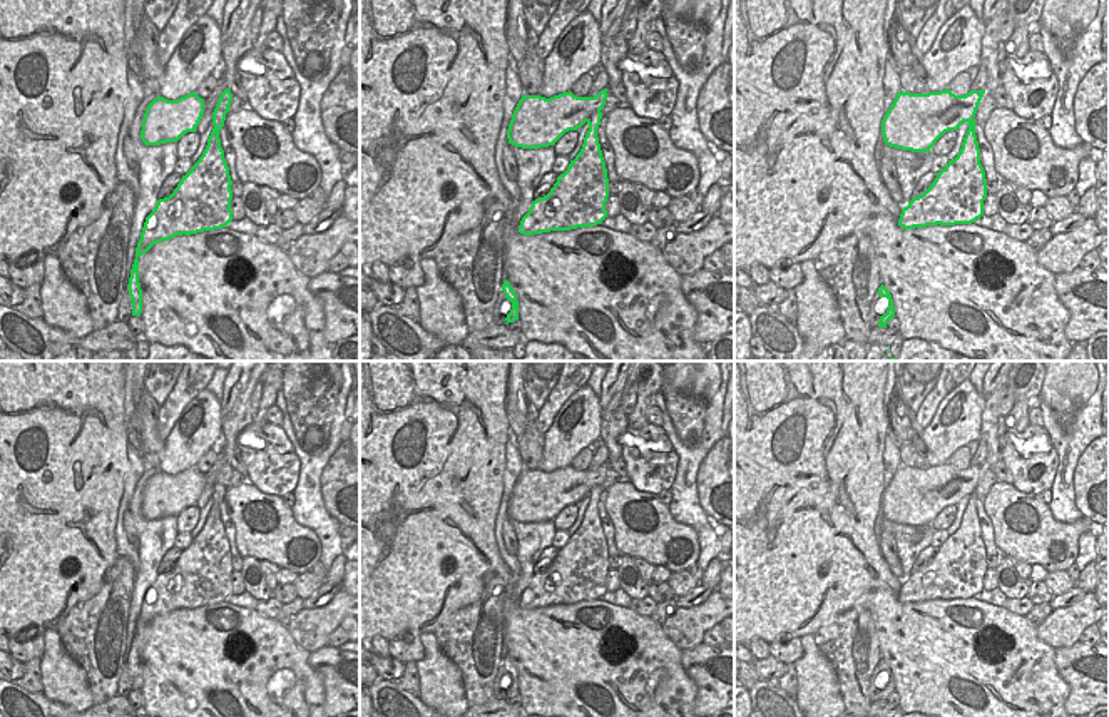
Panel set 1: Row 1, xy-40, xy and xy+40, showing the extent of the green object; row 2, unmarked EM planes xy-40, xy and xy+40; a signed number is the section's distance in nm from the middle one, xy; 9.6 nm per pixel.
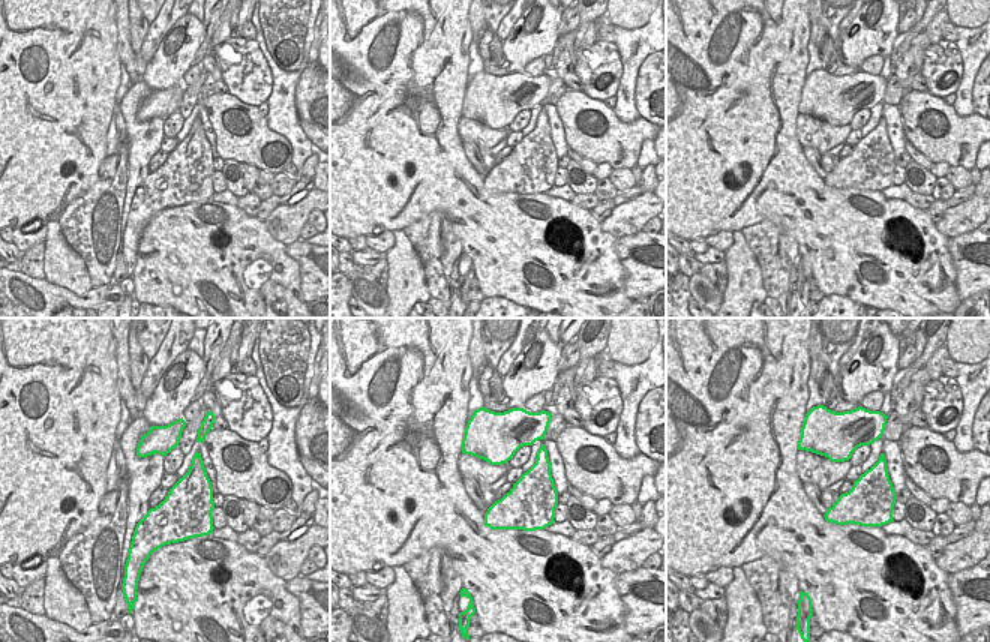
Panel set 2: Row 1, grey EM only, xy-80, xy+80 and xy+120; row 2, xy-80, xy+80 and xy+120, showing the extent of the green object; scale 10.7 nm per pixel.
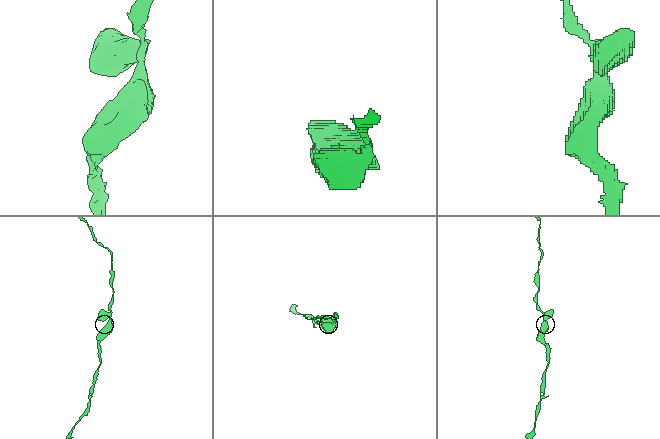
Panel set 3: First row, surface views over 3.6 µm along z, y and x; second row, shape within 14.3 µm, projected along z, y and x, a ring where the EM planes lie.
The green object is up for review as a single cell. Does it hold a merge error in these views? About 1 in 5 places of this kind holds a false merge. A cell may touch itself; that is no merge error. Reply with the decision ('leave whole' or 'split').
leave whole

